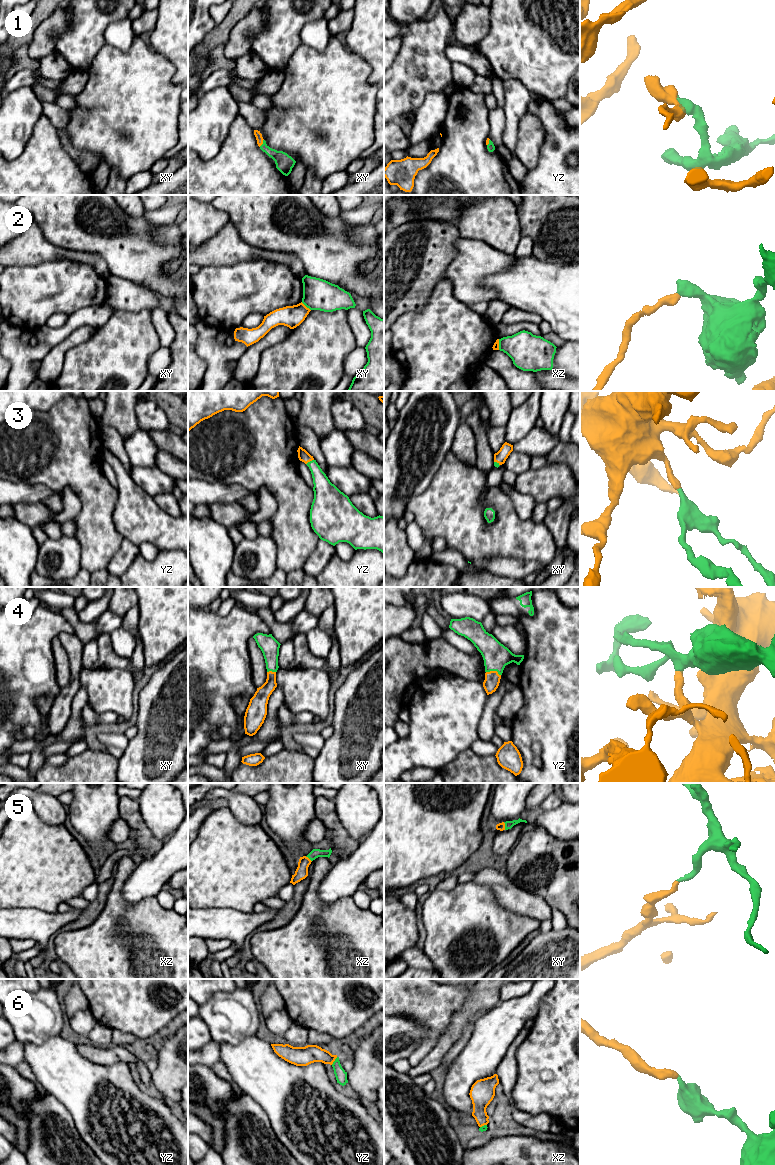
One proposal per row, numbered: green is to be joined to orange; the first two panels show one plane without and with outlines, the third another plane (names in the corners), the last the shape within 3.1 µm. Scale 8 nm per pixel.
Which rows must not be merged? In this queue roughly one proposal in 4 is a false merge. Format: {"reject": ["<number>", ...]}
{"reject": ["2"]}

